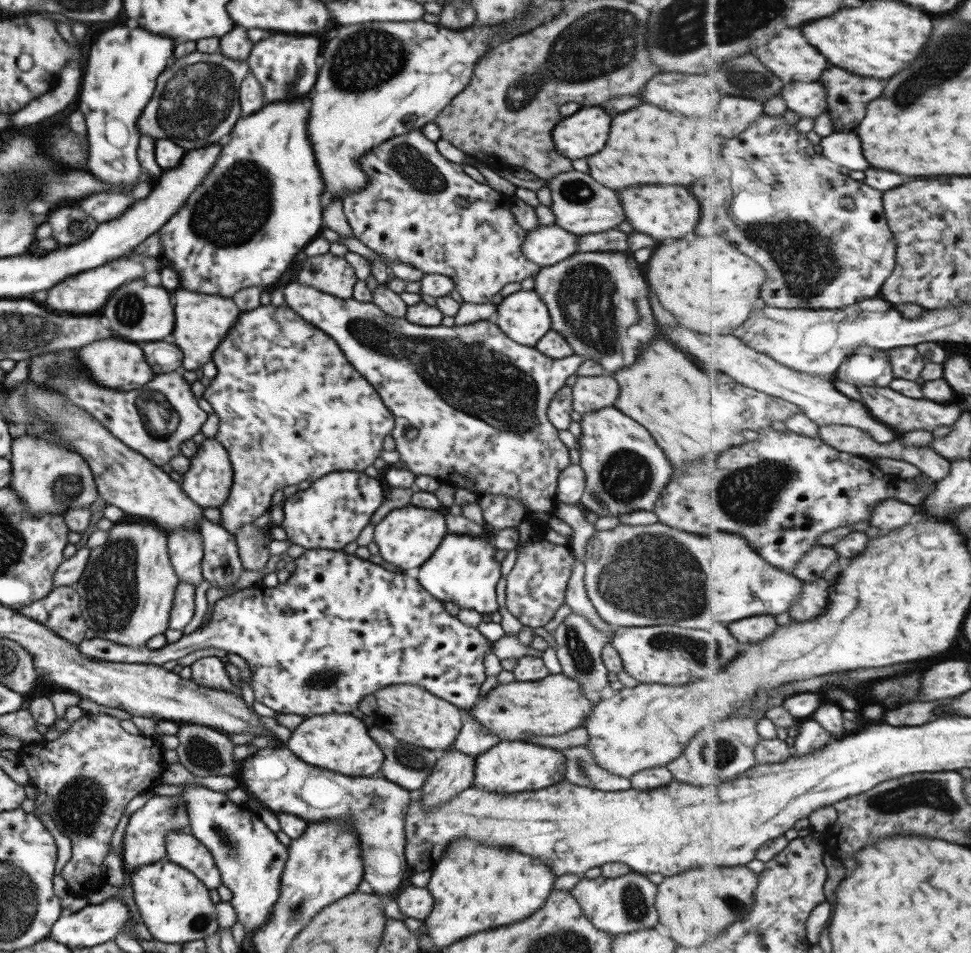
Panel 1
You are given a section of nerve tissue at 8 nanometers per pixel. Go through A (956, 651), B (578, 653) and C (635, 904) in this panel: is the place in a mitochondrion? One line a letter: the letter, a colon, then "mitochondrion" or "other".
A: other
B: mitochondrion
C: mitochondrion

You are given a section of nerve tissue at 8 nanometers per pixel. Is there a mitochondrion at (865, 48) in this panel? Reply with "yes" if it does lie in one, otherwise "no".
no

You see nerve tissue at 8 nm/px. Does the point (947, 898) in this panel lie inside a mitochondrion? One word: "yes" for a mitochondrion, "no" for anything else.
no

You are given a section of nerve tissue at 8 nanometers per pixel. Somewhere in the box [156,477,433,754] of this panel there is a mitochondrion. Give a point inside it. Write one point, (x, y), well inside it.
(325, 680)

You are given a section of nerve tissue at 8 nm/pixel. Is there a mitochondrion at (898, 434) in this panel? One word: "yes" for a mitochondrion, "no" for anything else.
no

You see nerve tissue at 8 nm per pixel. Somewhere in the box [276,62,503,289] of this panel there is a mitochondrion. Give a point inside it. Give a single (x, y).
(416, 169)

